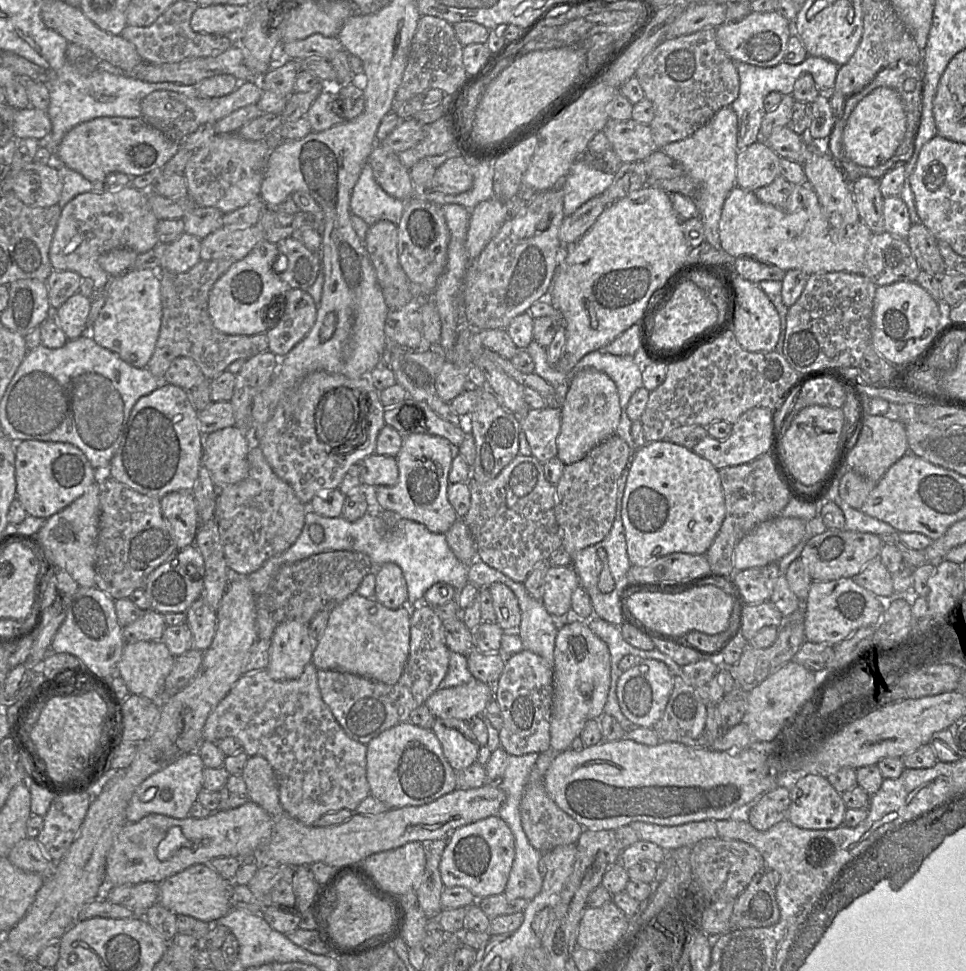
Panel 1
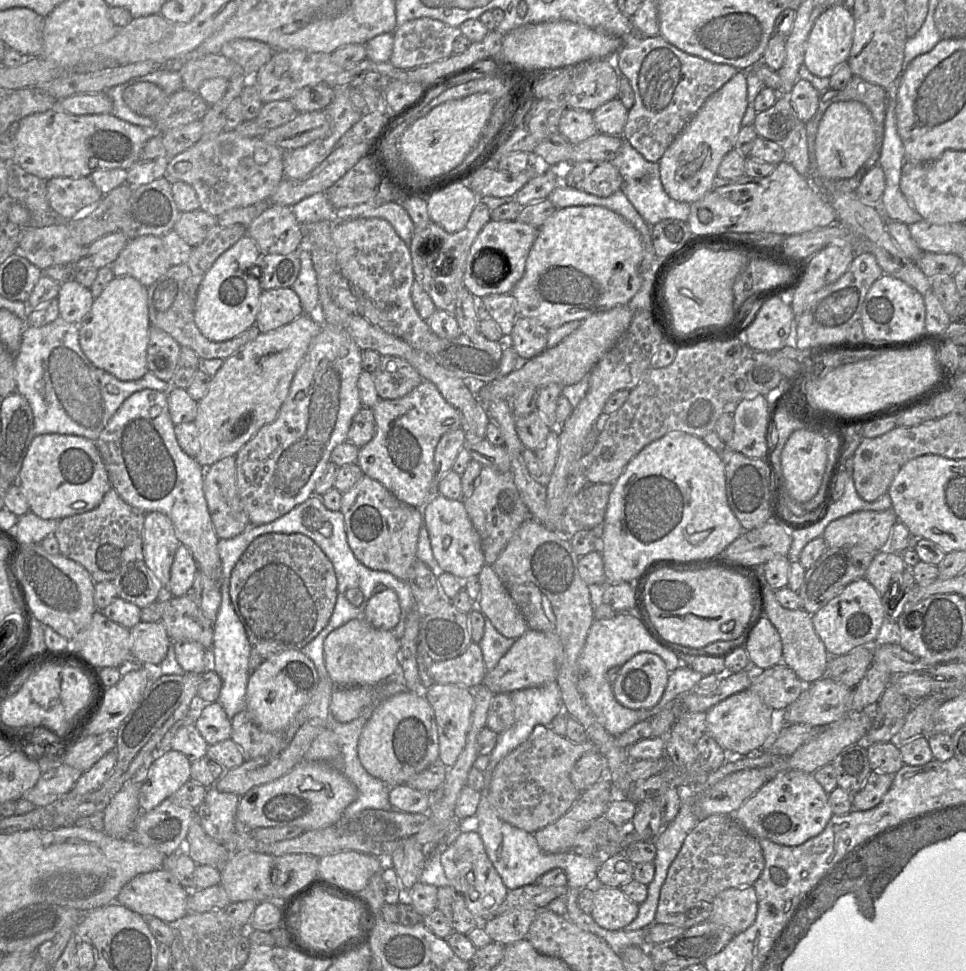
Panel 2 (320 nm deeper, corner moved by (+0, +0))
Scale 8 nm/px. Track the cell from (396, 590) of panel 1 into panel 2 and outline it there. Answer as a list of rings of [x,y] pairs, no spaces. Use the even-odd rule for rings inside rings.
[[[387,588],[370,598],[362,617],[377,629],[393,631],[399,622],[400,614],[398,595]]]

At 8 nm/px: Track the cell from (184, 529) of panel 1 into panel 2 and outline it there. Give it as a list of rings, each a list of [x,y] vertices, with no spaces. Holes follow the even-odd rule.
[[[161,512],[145,514],[142,532],[142,559],[163,592],[169,583],[170,568],[179,544],[168,516]]]

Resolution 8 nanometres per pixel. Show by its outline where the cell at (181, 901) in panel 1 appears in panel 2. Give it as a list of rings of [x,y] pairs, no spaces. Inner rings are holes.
[[[163,868],[135,876],[120,890],[116,902],[140,914],[155,917],[167,924],[176,924],[187,912],[190,890],[182,887],[177,879]]]

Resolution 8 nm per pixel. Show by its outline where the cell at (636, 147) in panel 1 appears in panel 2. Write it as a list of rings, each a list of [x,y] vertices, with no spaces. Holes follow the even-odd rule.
[[[567,108],[559,122],[559,133],[576,145],[599,133],[592,112]]]

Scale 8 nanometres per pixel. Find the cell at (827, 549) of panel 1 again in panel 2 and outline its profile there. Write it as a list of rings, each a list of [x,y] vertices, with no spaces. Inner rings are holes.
[[[892,509],[857,511],[832,521],[822,538],[828,548],[858,545],[882,550],[887,547],[892,528],[897,521]]]

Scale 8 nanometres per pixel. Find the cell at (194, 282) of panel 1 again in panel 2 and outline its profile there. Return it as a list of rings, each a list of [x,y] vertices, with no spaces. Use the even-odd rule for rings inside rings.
[[[241,224],[228,227],[214,226],[204,241],[193,248],[186,262],[171,266],[161,277],[147,287],[150,326],[169,334],[181,347],[191,348],[200,360],[219,358],[224,360],[260,334],[258,327],[253,325],[235,338],[214,342],[201,334],[194,321],[196,296],[205,274],[222,253],[246,234],[246,229]]]

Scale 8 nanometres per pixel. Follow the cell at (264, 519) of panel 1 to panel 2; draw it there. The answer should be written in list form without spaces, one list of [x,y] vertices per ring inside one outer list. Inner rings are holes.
[[[236,456],[205,469],[203,492],[218,539],[231,539],[250,524],[236,489]]]

